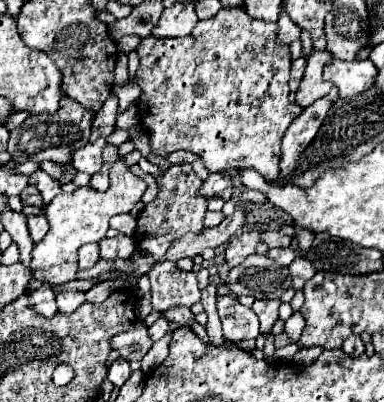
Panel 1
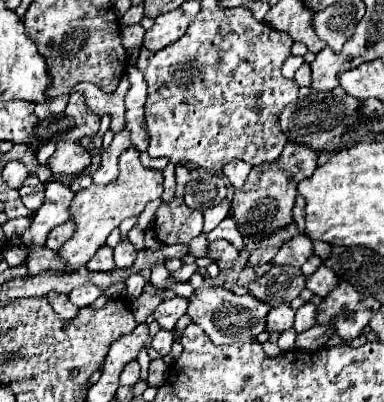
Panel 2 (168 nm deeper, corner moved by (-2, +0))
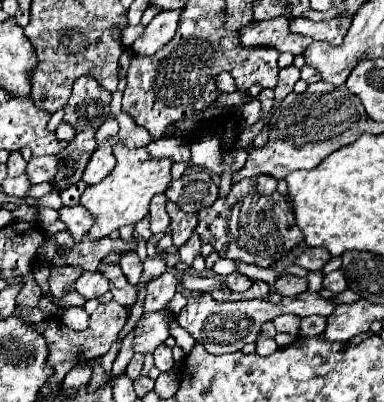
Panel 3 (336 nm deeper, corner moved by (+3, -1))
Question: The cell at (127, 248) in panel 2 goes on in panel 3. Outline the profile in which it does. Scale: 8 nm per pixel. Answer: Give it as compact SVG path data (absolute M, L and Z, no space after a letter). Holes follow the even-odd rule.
M127 251L127 253L121 257L119 267L123 269L123 273L125 273L125 277L129 279L131 285L135 285L135 283L139 281L141 271L143 271L143 265L141 265L141 261L139 261L139 257L137 257L135 251Z

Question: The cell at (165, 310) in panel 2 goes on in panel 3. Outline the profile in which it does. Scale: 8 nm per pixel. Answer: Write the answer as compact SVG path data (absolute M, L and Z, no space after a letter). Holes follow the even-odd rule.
M155 311L151 317L147 317L139 329L137 335L133 339L133 349L147 353L153 351L157 345L165 343L165 339L169 337L169 323L175 319L173 313L165 313L165 311Z

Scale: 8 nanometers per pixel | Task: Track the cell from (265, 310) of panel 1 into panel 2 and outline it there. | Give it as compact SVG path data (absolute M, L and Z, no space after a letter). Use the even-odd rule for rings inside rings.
M282 304L278 308L272 308L272 314L268 314L268 332L284 332L290 330L294 324L296 312L290 304Z

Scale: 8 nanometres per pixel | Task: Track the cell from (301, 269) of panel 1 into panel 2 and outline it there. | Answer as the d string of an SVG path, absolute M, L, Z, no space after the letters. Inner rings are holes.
M320 266L308 280L306 280L306 288L310 288L314 294L318 296L326 296L330 294L338 284L338 276L328 270L326 266Z

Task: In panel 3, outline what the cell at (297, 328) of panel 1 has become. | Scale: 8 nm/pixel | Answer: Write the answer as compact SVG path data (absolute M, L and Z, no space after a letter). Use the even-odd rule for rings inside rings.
M311 315L311 317L303 317L301 319L301 327L299 327L299 337L317 337L323 333L325 329L325 317L319 315Z

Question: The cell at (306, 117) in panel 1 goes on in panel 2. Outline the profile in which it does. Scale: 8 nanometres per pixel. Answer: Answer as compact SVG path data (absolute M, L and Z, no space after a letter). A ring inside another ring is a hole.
M286 144L284 152L280 154L278 162L262 162L252 168L248 174L244 186L234 192L232 208L228 212L230 218L234 218L240 234L244 238L266 238L278 232L280 228L286 228L294 222L292 218L292 206L296 196L296 186L304 178L308 178L316 170L316 154L312 150L304 150L304 146L292 146Z

